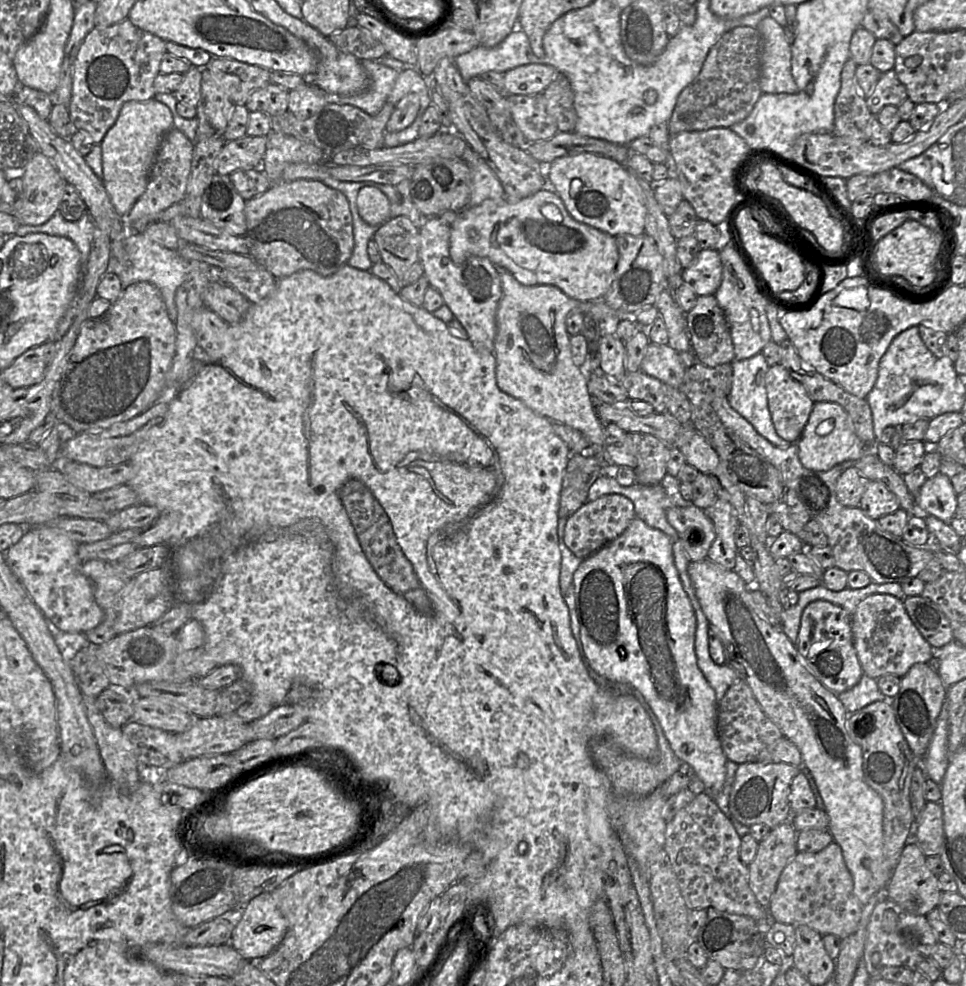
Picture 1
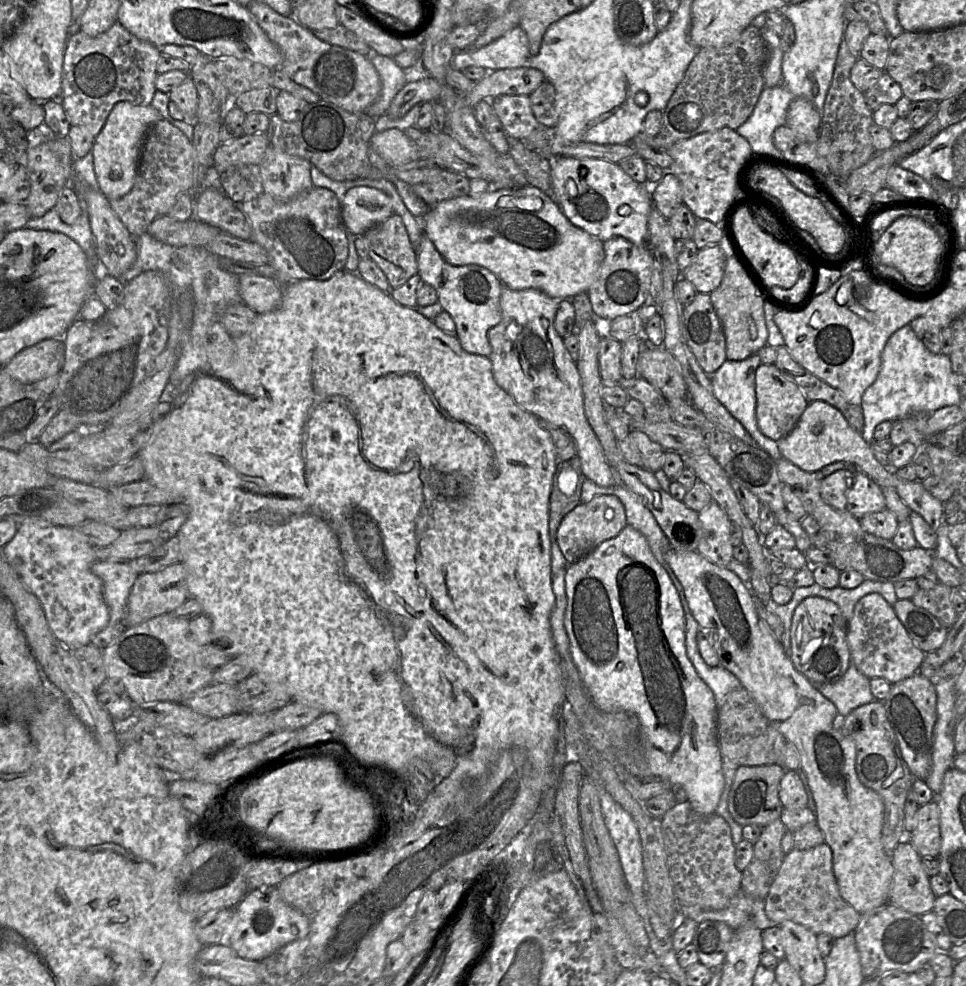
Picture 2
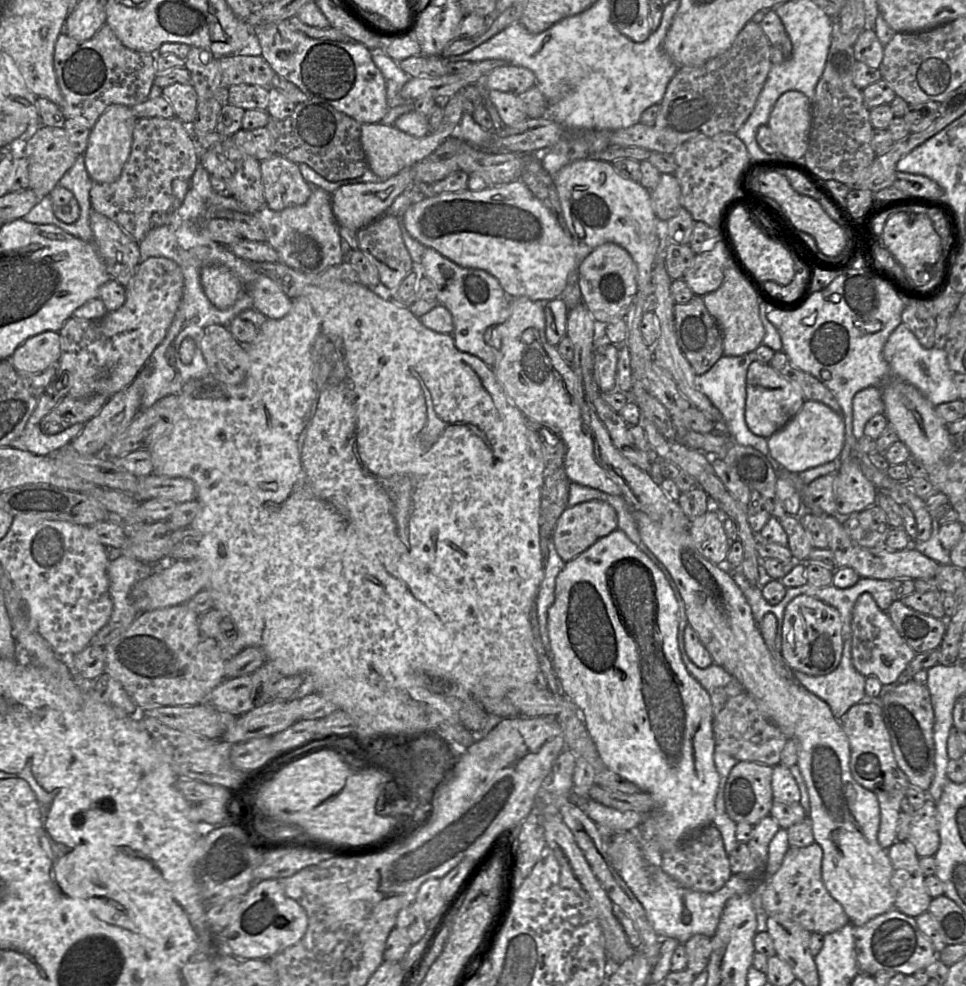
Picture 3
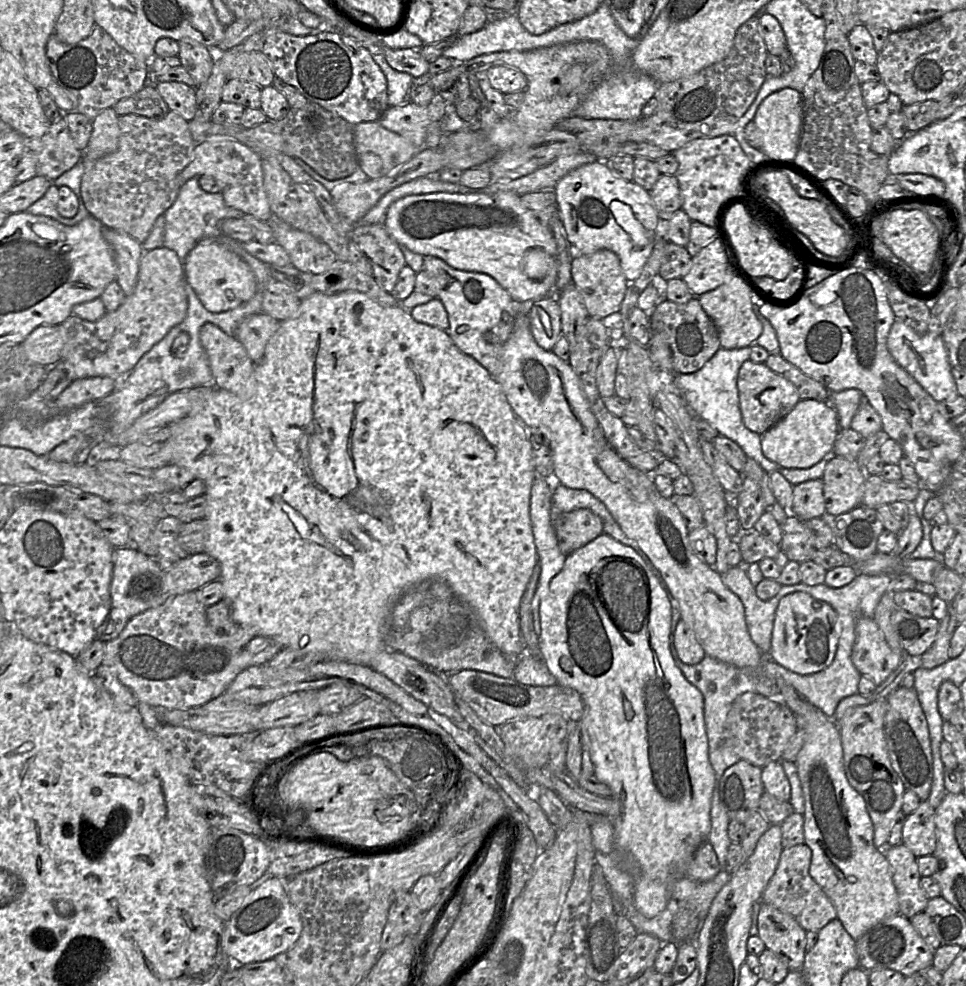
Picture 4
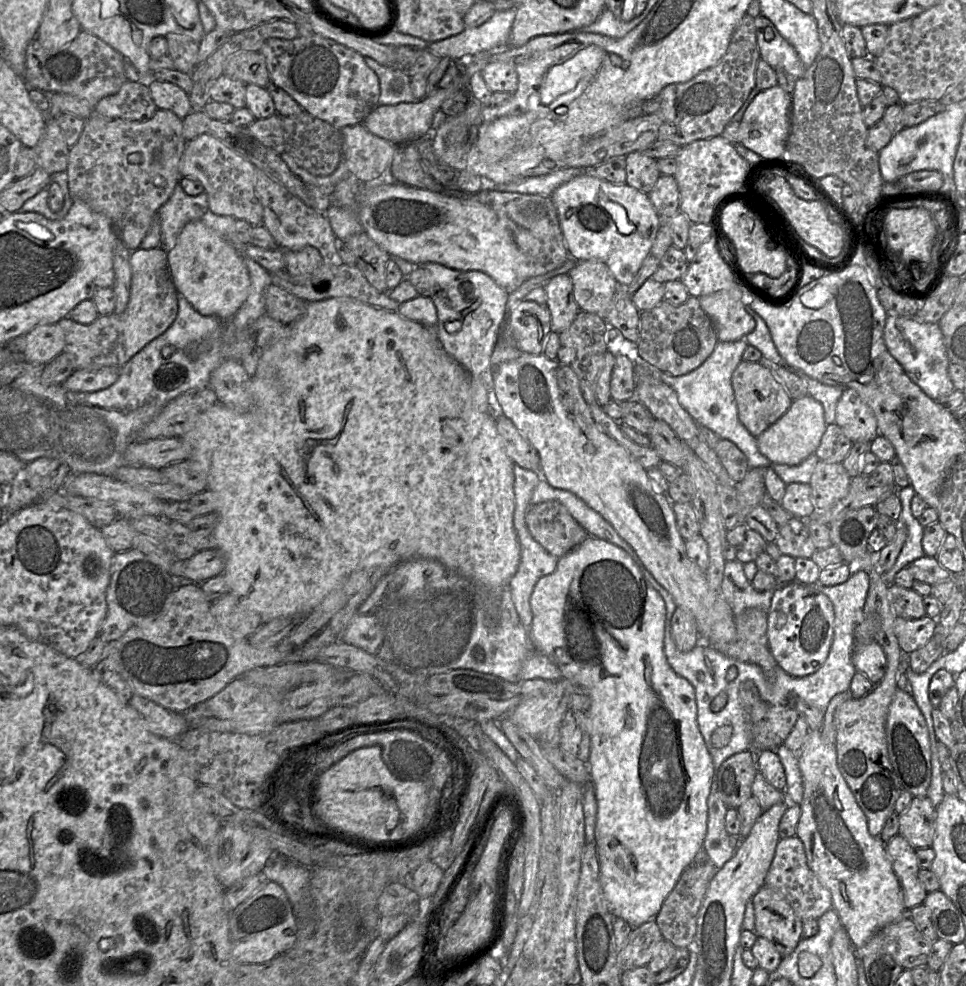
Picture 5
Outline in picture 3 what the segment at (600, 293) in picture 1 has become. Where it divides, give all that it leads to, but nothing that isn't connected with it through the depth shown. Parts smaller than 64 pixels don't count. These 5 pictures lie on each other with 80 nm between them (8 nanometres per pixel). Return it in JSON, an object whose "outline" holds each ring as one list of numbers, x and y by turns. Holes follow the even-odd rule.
{"outline":[[521,180,489,186,481,191,467,189,425,197,407,208,401,223,411,237,455,264,482,269,493,275,511,299,527,297,533,301,550,301,560,298,569,275,577,271,579,263,592,251,583,242,576,242]]}

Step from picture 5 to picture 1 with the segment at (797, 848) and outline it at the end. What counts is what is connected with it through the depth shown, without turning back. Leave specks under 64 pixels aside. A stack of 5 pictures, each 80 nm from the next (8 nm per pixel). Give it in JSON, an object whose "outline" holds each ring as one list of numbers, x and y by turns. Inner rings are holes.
{"outline":[[832,842,816,853,798,852,783,869,767,910,773,922,805,925,821,936,845,939,852,935,861,919,862,905,854,894,841,847]]}

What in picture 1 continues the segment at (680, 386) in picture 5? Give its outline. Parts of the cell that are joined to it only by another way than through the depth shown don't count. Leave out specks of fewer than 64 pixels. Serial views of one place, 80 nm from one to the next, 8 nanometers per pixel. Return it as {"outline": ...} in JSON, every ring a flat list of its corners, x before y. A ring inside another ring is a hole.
{"outline":[[759,353,744,360,734,360,731,366,733,370,733,380,731,391,727,396,729,405,745,418,761,436,776,447,789,448,792,444,795,444,781,438,777,434,772,422,764,379,770,366,766,362,763,354]]}

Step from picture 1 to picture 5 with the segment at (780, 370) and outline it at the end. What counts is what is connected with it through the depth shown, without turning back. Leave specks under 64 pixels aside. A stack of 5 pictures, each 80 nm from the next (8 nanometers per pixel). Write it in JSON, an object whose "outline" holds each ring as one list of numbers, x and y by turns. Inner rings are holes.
{"outline":[[742,360,732,374,732,388,739,421,756,438,775,423,793,402,781,381,759,362]]}

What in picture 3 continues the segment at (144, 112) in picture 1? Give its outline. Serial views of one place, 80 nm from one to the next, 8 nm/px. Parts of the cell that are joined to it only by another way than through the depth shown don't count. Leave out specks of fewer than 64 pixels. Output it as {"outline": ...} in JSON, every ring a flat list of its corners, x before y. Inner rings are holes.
{"outline":[[112,104,101,114,91,129,87,148,83,154,87,172,93,182,108,184,120,177,131,152,136,120,137,117,131,107,123,104]]}

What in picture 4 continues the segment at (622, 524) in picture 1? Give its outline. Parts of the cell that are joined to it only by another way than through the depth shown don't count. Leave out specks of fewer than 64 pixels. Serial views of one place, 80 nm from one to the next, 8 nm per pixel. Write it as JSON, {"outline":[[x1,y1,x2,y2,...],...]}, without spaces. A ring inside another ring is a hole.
{"outline":[[577,509,554,518,558,547,566,556,603,534,601,518,589,509]]}

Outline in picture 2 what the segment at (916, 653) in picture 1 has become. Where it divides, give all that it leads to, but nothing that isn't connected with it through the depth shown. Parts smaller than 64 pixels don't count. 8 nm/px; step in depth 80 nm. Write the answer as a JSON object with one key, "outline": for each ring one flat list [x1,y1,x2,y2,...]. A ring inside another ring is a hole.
{"outline":[[877,593,865,595,857,602,848,621,847,644,851,662,862,674,869,679,883,678,891,684,917,673,925,657,925,652,916,647,908,635,893,606]]}

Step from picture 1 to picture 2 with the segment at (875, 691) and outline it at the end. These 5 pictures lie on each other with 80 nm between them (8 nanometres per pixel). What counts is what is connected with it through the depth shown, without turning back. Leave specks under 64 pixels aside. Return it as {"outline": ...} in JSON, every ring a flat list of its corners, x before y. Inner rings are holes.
{"outline":[[853,663,836,682,814,684,814,686,836,706,841,717,847,717,855,708,876,700,871,693,870,679]]}

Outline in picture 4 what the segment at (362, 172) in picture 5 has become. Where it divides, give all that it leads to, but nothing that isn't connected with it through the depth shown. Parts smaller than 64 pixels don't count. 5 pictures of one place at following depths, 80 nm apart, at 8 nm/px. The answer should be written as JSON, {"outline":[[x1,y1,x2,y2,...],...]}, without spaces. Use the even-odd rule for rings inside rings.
{"outline":[[378,121,362,122,354,126,354,146,359,169,371,180,391,174,398,166,409,161,421,149,403,136,384,128]]}

